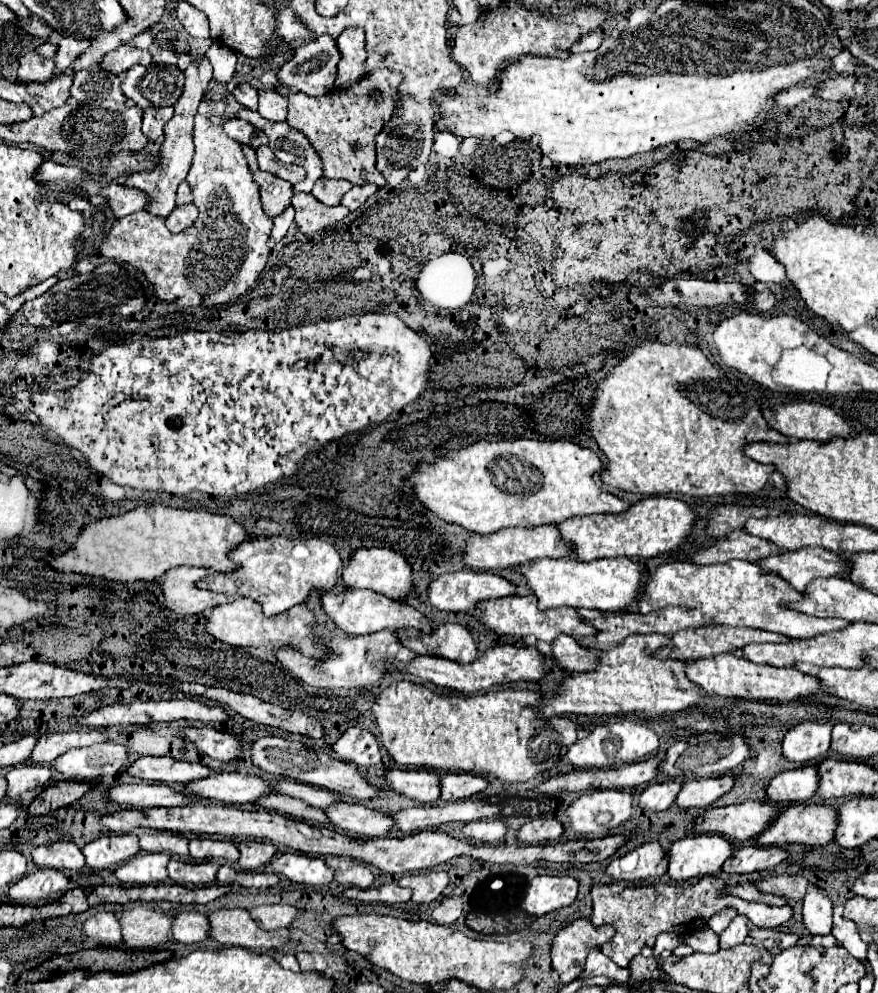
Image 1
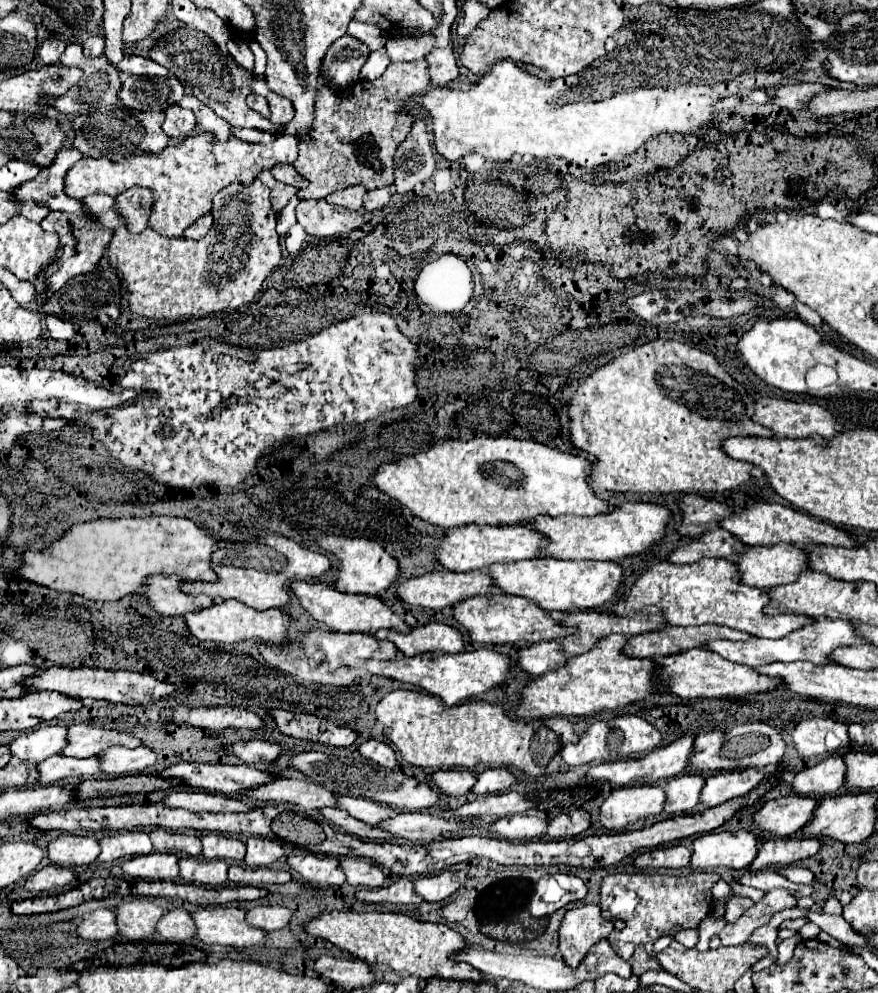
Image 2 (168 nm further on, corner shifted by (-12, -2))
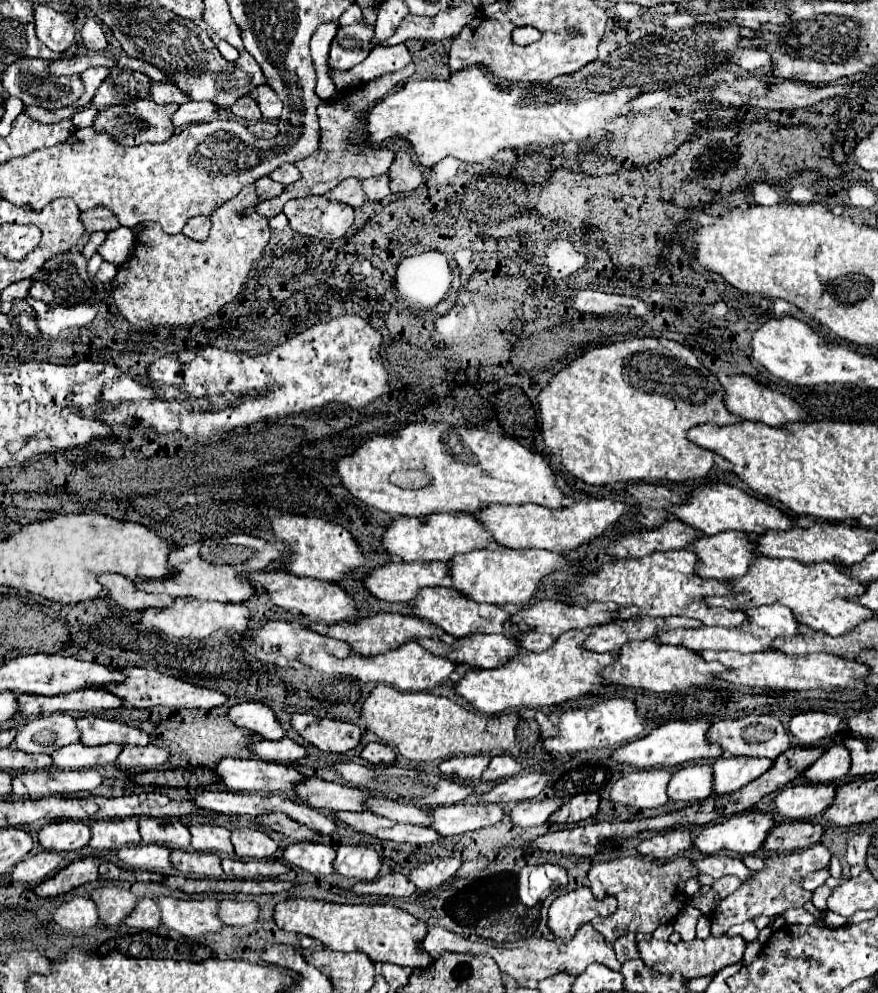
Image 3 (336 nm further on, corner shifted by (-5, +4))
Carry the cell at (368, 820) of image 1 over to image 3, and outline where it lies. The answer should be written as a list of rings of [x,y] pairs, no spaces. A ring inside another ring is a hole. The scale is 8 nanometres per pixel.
[[[459,803],[449,807],[437,807],[433,811],[433,829],[441,835],[461,835],[467,831],[495,825],[503,819],[505,811],[499,803]]]

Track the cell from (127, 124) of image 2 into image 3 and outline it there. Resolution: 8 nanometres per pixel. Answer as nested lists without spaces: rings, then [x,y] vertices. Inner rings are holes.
[[[139,99],[131,105],[115,105],[115,107],[107,107],[99,113],[99,117],[95,119],[93,127],[99,131],[107,131],[115,141],[133,147],[133,145],[141,145],[141,143],[163,143],[173,135],[173,123],[171,117],[173,113],[179,109],[177,103],[171,105],[157,105],[151,99]]]

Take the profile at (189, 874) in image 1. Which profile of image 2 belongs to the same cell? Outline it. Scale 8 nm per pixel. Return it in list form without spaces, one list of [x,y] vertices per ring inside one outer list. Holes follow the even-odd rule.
[[[182,857],[180,875],[184,877],[186,883],[196,883],[204,887],[220,887],[228,881],[228,863],[222,859]]]

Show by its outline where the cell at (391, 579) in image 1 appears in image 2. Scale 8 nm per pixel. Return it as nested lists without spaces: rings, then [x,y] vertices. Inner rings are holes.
[[[322,537],[316,539],[326,551],[332,551],[340,559],[340,575],[334,581],[334,587],[342,593],[366,593],[366,595],[382,595],[390,589],[390,585],[400,575],[400,563],[384,551],[378,543],[370,539],[348,539],[348,537]]]

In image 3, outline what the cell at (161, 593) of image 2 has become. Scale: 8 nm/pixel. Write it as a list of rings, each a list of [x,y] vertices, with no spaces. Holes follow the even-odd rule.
[[[101,575],[97,577],[97,581],[107,591],[107,597],[127,611],[143,611],[149,607],[165,607],[173,603],[173,599],[167,595],[151,595],[145,591],[137,591],[135,581],[121,575]]]

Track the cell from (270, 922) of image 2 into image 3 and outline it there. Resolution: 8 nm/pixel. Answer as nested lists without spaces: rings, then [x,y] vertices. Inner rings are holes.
[[[223,899],[217,905],[217,917],[223,925],[249,925],[259,917],[259,905],[255,901],[231,901]]]

